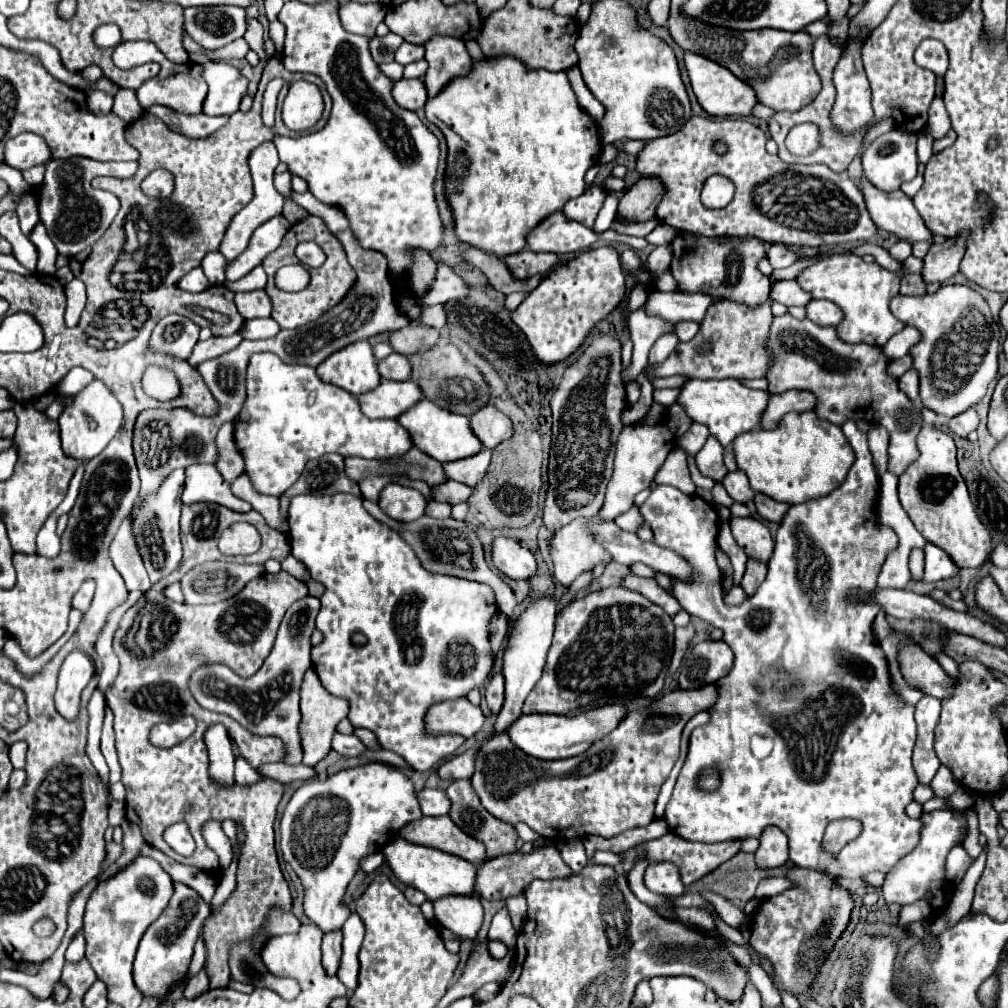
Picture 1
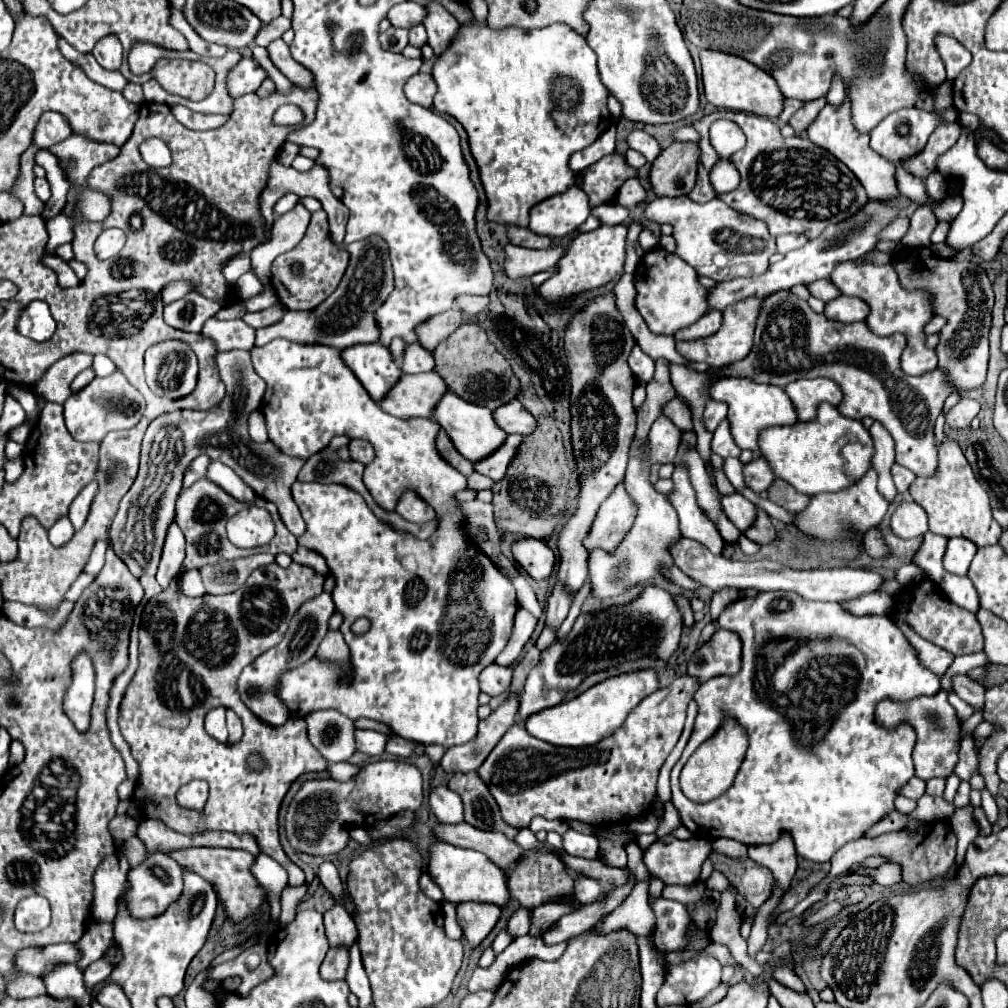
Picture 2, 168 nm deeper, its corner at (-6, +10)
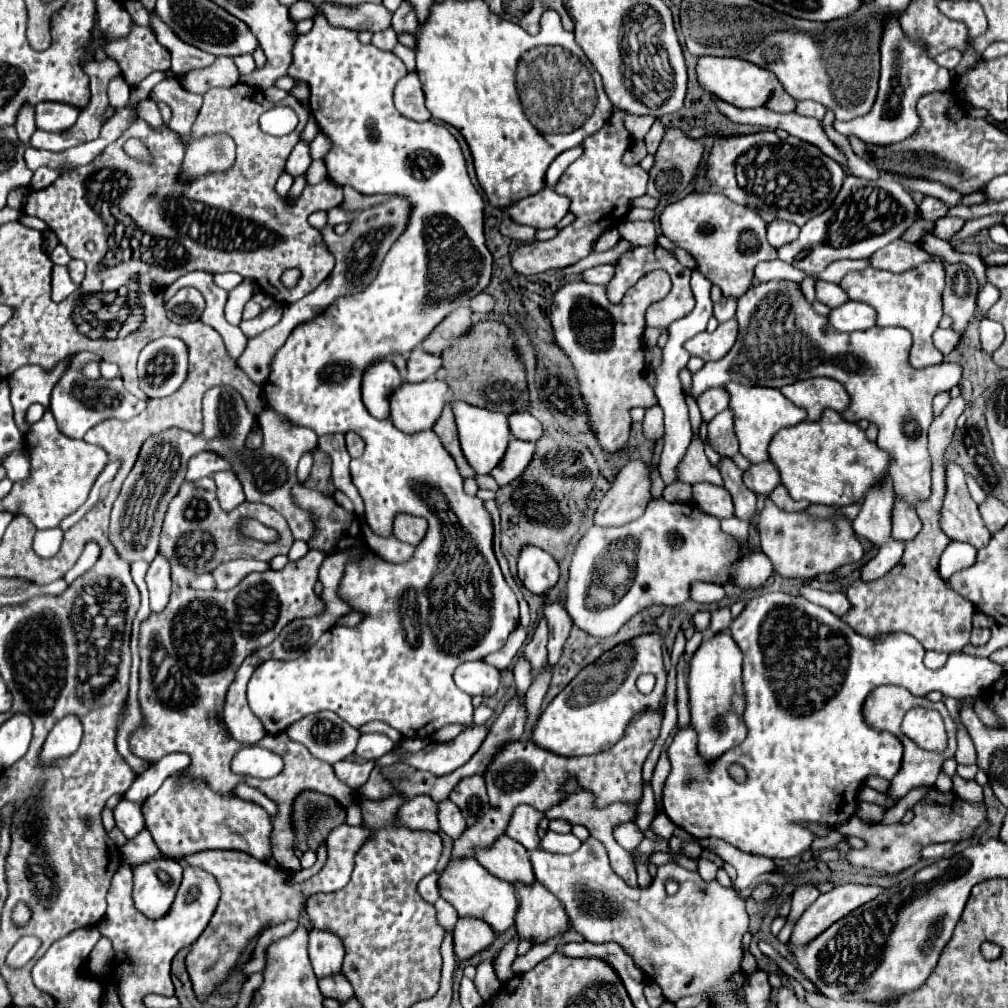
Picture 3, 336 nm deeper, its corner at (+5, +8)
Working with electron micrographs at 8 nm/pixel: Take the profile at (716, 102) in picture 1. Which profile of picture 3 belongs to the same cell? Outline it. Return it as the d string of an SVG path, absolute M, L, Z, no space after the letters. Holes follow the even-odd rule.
M702 56L696 66L698 84L704 92L712 98L728 102L738 108L768 108L772 112L792 112L796 108L796 100L788 96L776 76L764 68L754 66L752 62L740 58L716 58L716 56Z

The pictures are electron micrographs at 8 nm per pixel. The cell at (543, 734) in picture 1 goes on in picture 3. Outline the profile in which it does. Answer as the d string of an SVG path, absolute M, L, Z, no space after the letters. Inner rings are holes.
M646 634L626 644L618 644L602 654L548 704L532 728L532 742L560 756L586 756L612 748L632 716L644 708L656 708L664 696L666 670L662 666L662 638ZM640 674L654 674L656 686L650 694L642 694L636 686Z

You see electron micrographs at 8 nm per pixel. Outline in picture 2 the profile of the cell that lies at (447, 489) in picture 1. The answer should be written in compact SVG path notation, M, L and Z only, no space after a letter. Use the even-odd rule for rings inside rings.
M473 472L473 474L467 478L467 482L469 482L469 488L473 488L473 490L485 490L485 488L491 488L491 486L495 484L491 478L481 476L481 474L477 474L477 472Z

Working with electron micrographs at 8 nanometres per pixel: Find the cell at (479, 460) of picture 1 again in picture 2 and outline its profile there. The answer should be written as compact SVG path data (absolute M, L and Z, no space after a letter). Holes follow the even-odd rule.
M511 434L511 436L505 440L503 448L499 448L499 452L493 452L487 460L481 460L481 464L475 464L475 472L485 474L485 476L489 476L491 480L499 482L499 480L505 476L507 466L511 464L511 460L517 456L521 442L523 442L523 436Z

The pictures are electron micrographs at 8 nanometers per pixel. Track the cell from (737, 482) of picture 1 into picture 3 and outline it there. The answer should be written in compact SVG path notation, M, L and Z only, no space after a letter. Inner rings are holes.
M768 460L762 464L752 464L744 472L742 480L756 494L770 494L780 484L780 474L778 474L776 466Z

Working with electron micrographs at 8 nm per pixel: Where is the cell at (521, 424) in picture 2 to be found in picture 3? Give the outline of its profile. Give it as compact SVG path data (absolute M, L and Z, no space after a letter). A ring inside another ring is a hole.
M516 412L508 416L508 424L510 430L516 438L520 440L528 440L528 442L536 442L542 436L542 424L530 416L528 412Z

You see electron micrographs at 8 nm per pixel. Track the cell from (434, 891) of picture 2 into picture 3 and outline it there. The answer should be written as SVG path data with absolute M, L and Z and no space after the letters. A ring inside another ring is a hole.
M432 872L432 874L424 876L424 878L420 880L420 884L418 884L418 894L420 894L426 902L430 902L430 904L434 904L434 902L440 898L440 894L438 894L438 886L436 886L436 880L438 880L438 874Z

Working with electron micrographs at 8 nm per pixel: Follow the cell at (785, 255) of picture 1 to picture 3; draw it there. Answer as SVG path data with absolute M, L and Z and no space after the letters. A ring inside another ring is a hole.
M774 220L772 224L768 224L768 242L774 248L780 248L788 242L794 242L798 238L800 228L794 226L792 222L782 222L782 220Z

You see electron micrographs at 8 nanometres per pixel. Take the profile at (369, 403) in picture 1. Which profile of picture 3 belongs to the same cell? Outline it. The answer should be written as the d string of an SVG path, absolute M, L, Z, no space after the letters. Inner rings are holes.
M440 380L400 384L390 396L390 420L398 430L414 434L430 430L446 404L448 386Z

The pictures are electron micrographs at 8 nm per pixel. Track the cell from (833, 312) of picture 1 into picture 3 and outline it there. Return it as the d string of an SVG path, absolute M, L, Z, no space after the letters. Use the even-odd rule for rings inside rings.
M846 302L840 308L832 308L828 314L828 322L838 332L856 332L856 330L868 330L876 322L876 312L872 306L862 302Z

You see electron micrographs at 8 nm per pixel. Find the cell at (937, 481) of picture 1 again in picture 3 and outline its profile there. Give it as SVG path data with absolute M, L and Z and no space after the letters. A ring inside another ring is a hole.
M946 462L946 496L940 510L940 528L950 540L968 542L976 550L990 540L990 532L968 492L966 474L956 462Z

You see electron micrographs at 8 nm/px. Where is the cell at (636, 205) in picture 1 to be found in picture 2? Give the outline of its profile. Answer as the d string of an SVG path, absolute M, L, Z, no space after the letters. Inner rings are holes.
M673 142L651 166L651 190L657 196L689 194L697 180L699 146L695 142Z

